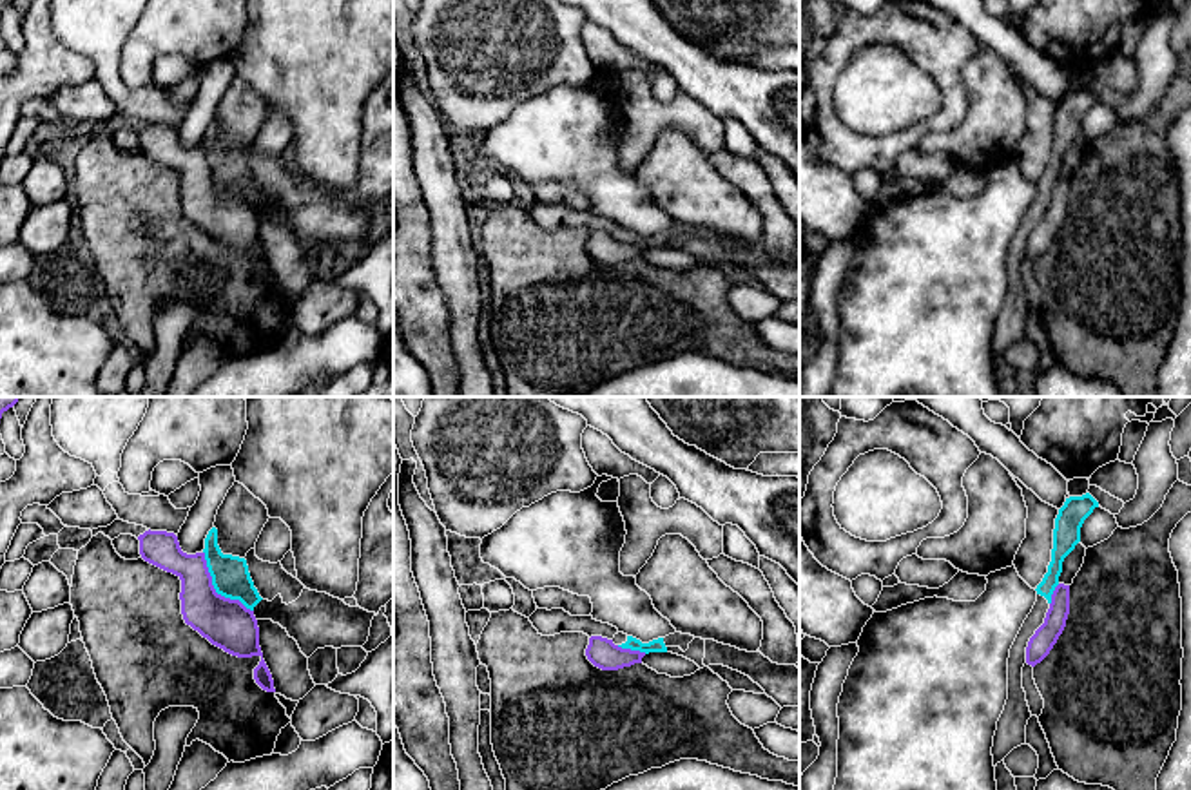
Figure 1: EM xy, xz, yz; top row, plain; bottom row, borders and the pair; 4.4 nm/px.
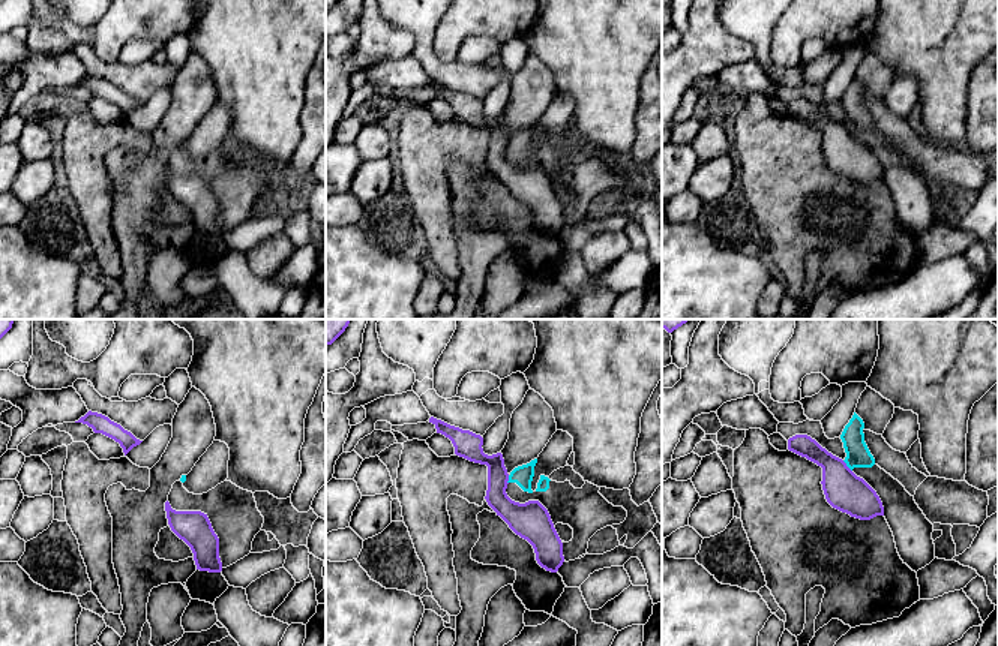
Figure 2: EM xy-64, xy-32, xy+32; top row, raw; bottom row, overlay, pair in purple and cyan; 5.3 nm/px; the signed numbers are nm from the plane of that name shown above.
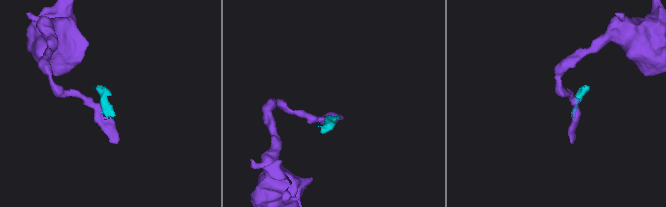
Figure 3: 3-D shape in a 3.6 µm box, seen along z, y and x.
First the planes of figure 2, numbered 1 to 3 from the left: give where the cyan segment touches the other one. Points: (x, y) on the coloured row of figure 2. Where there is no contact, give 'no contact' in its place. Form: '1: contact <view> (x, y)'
1: no contact
2: contact xy-32 (508, 480)
3: contact xy+32 (847, 466)

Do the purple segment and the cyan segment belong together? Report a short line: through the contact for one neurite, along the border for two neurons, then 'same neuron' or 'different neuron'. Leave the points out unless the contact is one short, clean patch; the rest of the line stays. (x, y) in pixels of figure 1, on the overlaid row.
xy (203, 551), (213, 587), (225, 597), (238, 598), (252, 611) | different neuron

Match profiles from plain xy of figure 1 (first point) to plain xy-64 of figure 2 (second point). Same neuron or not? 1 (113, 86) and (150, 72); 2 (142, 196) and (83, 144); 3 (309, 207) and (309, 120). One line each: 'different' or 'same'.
1: same
2: same
3: different

